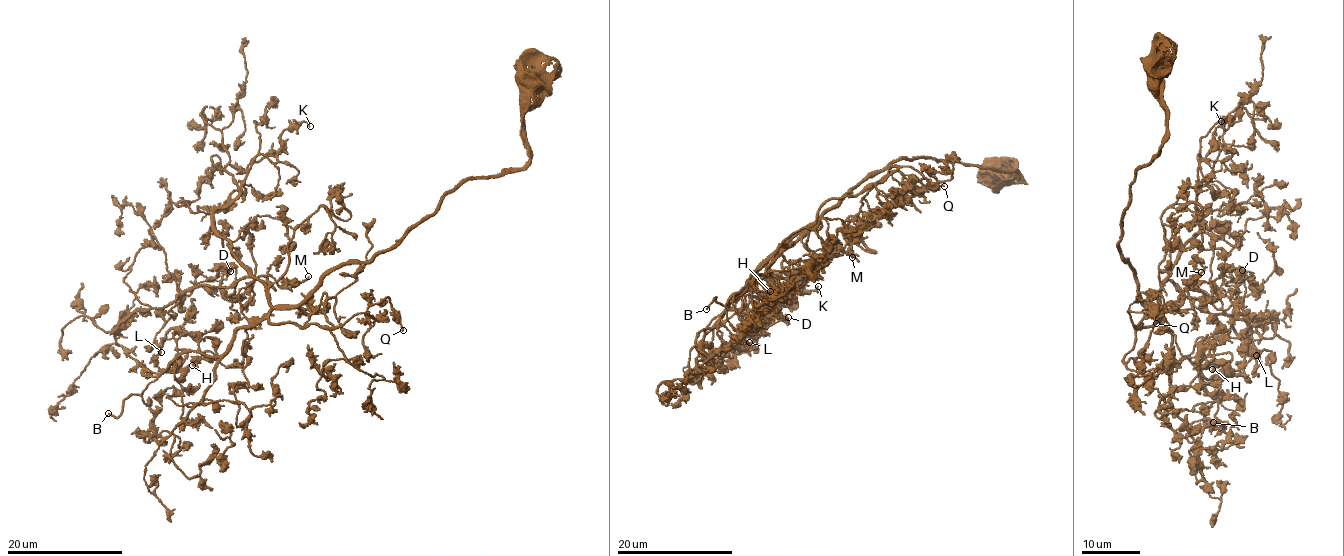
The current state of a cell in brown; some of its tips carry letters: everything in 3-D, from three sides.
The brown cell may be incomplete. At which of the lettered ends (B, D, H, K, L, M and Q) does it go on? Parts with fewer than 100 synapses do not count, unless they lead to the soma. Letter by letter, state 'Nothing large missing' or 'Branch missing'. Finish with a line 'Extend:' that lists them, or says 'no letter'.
B: Branch missing
D: Nothing large missing
H: Nothing large missing
K: Nothing large missing
L: Nothing large missing
M: Nothing large missing
Q: Nothing large missing
Extend: B

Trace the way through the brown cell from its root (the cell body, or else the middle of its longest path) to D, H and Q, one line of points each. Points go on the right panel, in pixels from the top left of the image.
D: (1152, 64), (1167, 131), (1135, 170), (1123, 260), (1155, 308), (1165, 280), (1218, 309), (1242, 270)
H: (1152, 64), (1167, 131), (1135, 170), (1118, 248), (1180, 352), (1208, 368), (1203, 354), (1219, 361), (1212, 369)
Q: (1152, 64), (1167, 131), (1135, 170), (1118, 243), (1159, 314), (1151, 325), (1131, 320), (1143, 293), (1156, 323)

